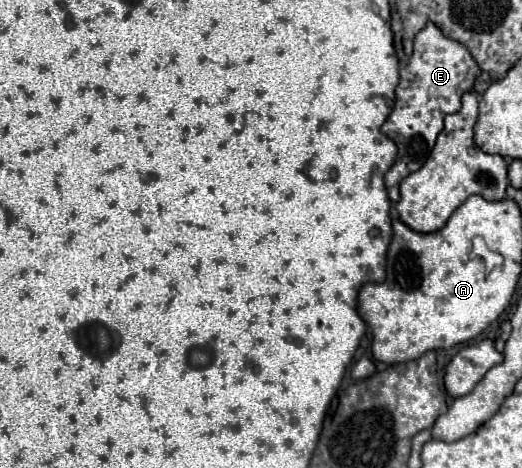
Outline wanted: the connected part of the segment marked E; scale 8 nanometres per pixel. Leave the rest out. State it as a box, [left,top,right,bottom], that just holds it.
[381,23,481,203]

